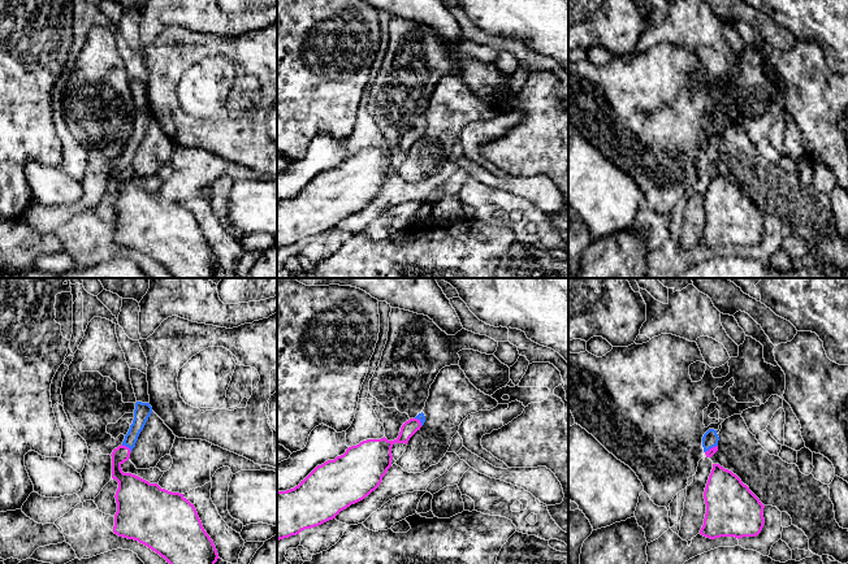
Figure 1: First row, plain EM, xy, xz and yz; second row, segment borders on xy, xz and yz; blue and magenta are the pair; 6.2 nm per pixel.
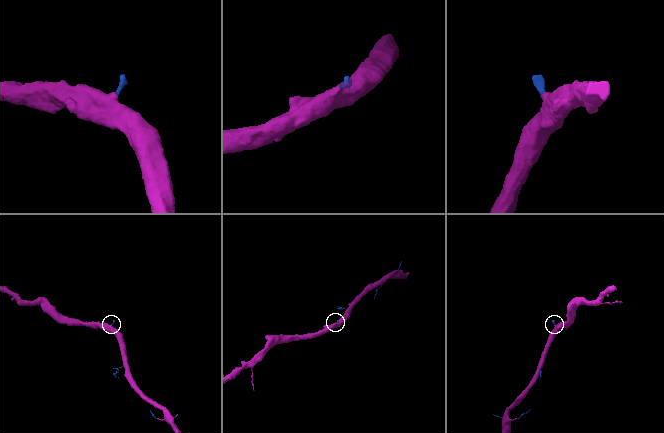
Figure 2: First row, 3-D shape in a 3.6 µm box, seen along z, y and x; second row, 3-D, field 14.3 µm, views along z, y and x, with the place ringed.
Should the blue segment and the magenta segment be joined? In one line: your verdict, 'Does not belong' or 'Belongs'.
Belongs

